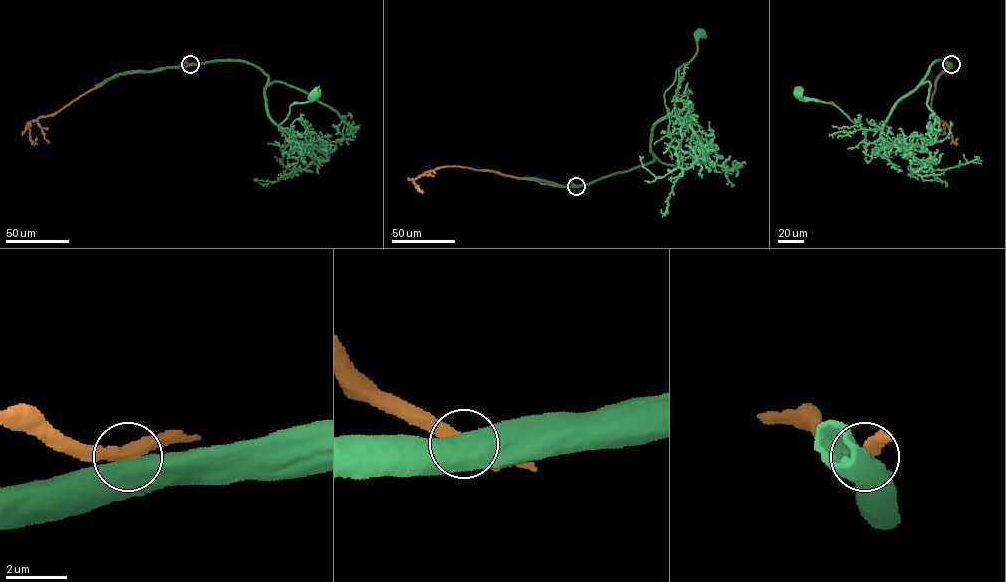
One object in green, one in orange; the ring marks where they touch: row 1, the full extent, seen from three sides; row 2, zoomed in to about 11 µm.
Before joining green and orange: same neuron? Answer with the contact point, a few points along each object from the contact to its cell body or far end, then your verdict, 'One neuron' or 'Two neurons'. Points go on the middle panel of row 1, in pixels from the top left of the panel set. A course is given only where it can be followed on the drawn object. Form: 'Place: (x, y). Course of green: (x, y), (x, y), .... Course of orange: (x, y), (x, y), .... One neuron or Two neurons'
Place: (576, 186). Course of green: (576, 186), (654, 160), (652, 132), (667, 114), (664, 93), (676, 70), (695, 54), (700, 35). Course of orange: (576, 186), (570, 181), (559, 186), (495, 172), (441, 167), (425, 172), (414, 181), (422, 192). Two neurons

